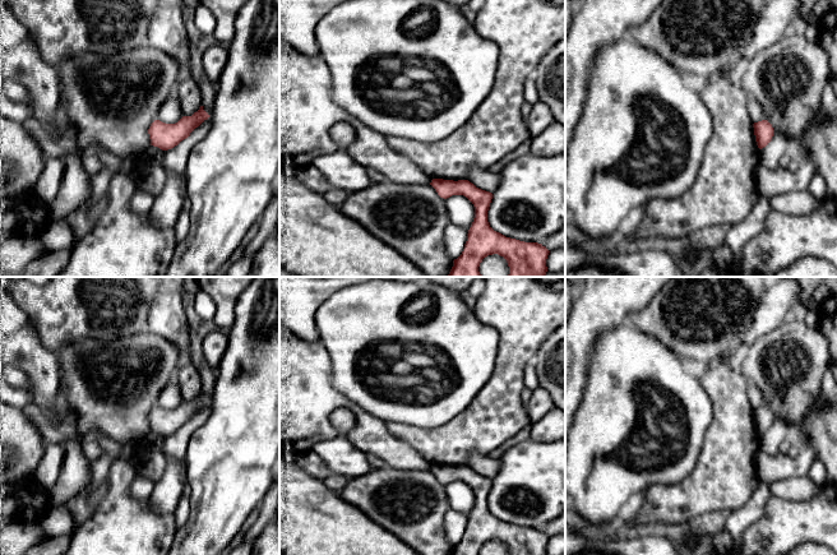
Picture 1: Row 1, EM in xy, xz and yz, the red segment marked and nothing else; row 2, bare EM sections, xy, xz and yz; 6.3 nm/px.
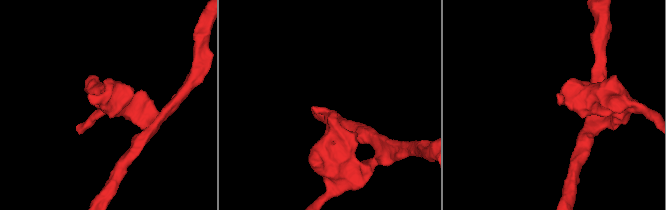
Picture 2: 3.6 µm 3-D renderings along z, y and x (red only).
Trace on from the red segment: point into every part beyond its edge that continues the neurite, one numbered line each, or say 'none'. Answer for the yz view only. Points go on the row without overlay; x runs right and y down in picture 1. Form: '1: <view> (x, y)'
none

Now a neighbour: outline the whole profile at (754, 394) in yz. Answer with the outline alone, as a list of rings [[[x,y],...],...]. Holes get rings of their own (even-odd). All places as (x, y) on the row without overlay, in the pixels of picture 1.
[[[749,384],[748,387],[748,397],[754,408],[764,406],[762,393],[754,384]]]

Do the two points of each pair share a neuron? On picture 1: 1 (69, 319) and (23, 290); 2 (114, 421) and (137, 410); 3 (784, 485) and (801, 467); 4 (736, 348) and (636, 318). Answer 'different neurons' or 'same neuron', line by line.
1: same neuron
2: same neuron
3: different neurons
4: same neuron

